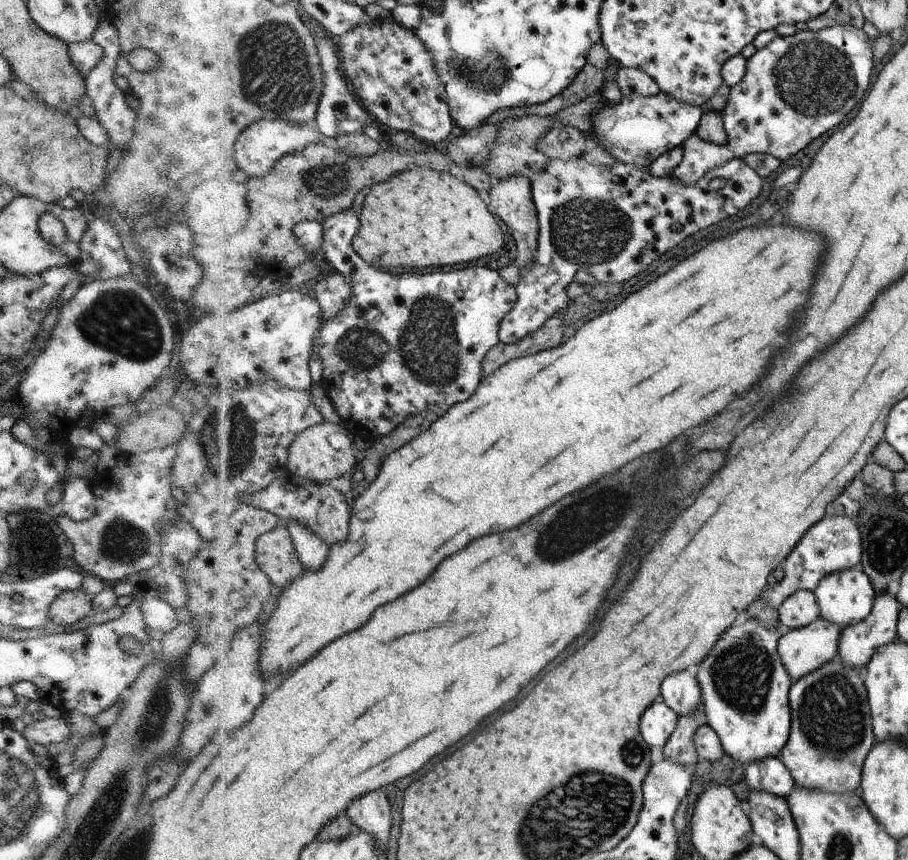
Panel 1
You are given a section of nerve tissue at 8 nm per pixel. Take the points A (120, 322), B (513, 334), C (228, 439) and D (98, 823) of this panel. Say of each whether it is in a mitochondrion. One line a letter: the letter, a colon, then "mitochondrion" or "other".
A: mitochondrion
B: other
C: mitochondrion
D: mitochondrion

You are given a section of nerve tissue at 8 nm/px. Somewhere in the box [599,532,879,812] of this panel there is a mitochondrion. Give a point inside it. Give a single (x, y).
(832, 719)

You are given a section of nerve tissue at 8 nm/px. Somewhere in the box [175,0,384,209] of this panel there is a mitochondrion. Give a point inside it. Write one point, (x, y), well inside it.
(284, 80)

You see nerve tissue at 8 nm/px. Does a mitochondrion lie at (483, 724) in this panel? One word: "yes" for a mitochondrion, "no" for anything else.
no

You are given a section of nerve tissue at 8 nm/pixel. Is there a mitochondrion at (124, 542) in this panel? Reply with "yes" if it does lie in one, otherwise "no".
yes

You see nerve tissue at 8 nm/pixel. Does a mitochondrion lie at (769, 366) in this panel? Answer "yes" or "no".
no

